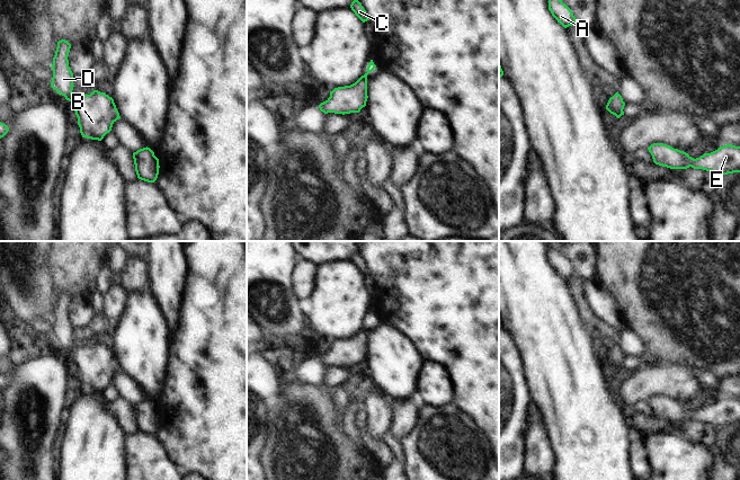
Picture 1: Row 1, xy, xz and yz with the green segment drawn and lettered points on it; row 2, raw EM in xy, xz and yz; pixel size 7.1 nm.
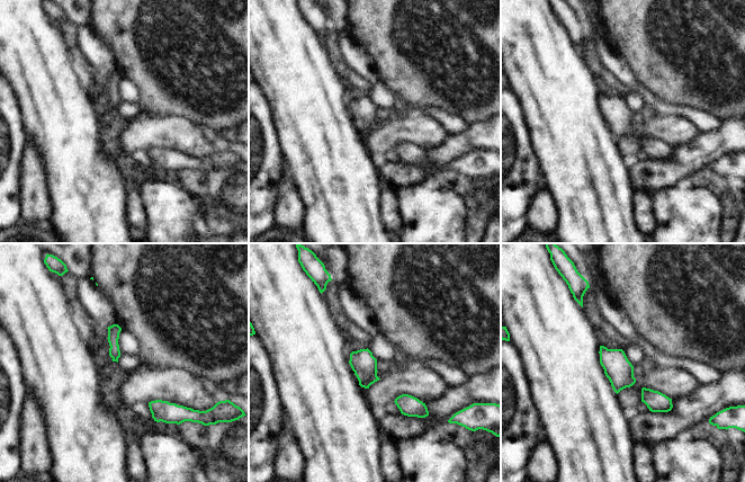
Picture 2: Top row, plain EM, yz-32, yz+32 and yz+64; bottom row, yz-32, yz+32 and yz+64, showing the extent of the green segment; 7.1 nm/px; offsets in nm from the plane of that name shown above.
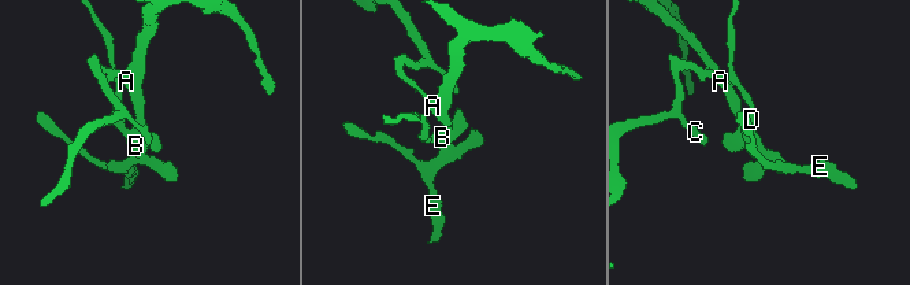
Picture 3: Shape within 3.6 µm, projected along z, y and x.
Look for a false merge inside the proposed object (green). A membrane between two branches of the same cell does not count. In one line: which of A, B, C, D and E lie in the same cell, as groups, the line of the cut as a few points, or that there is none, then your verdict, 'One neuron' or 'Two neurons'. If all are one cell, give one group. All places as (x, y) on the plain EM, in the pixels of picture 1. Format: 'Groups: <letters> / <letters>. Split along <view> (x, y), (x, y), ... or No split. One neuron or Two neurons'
Groups: A B C D E. No split. One neuron

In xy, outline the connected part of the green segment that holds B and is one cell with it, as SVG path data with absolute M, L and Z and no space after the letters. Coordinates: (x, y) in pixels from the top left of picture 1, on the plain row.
M68 293L57 294L51 319L51 339L72 355L82 390L101 393L112 383L113 376L121 371L119 365L114 352L105 345L93 343L90 347L72 346L73 326L68 312L70 301L71 296Z

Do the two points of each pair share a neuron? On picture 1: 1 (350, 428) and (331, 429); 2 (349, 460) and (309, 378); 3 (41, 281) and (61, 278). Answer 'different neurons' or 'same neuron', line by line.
1: different neurons
2: different neurons
3: different neurons

